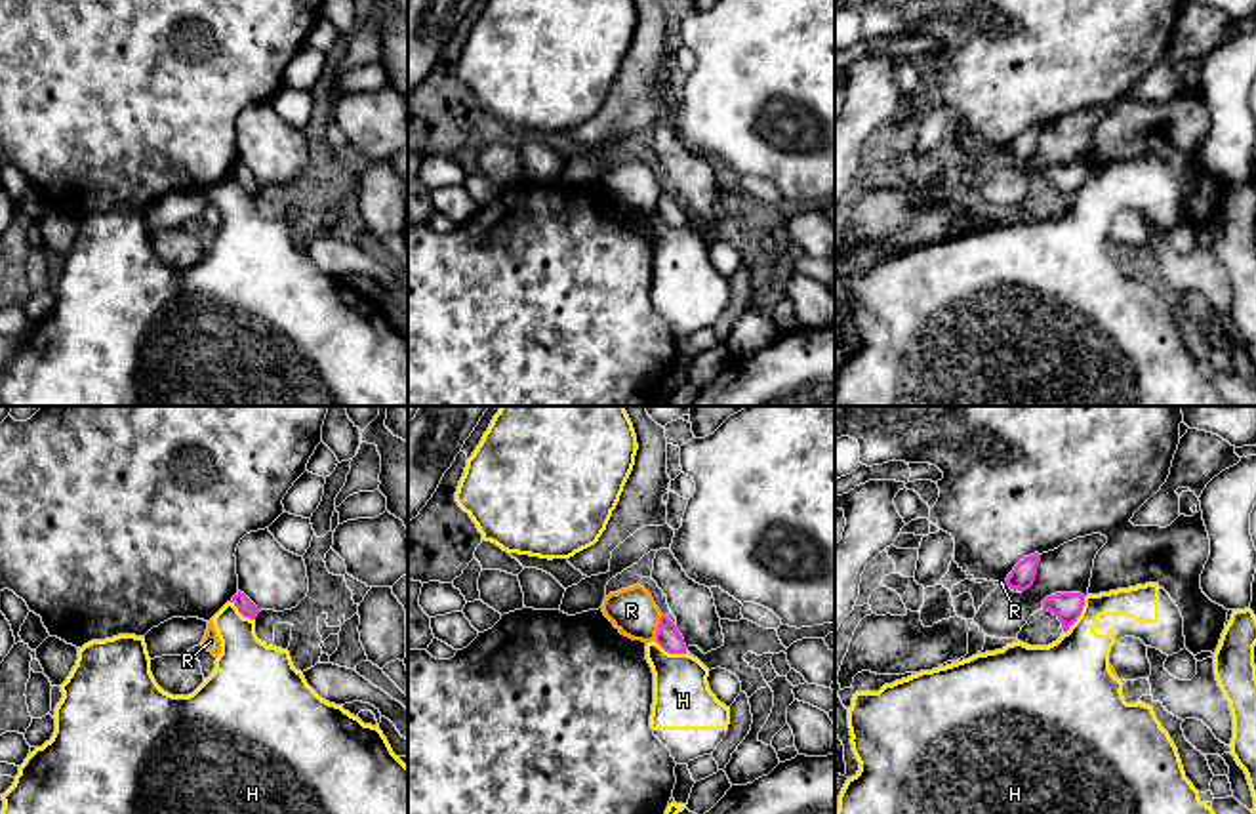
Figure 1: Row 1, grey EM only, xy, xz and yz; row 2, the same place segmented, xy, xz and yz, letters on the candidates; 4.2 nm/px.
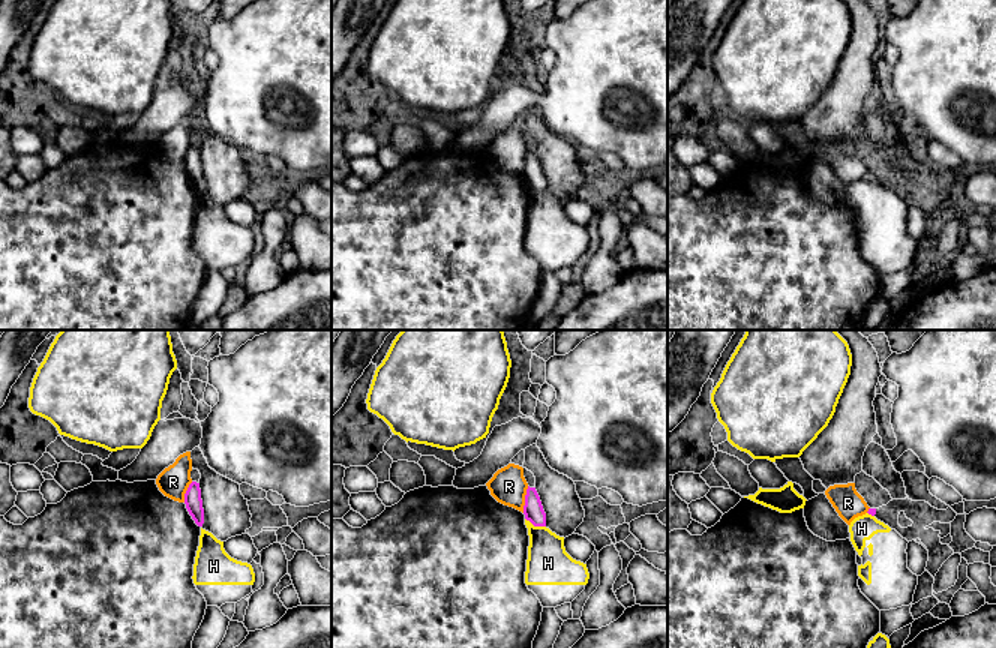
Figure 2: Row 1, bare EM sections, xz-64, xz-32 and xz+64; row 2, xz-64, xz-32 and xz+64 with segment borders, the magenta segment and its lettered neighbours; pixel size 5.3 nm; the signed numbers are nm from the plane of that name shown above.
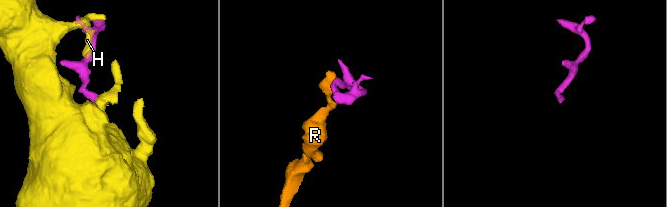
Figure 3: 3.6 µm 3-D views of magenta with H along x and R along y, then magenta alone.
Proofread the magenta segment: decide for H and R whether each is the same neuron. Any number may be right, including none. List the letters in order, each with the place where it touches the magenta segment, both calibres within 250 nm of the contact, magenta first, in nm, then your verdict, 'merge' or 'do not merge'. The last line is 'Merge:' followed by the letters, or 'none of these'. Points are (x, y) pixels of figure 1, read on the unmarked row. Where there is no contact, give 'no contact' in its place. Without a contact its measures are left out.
H: yz (1081, 183) | 120/280 nm | do not merge
R: xz (658, 201) | 100/200 nm | do not merge
Merge: none of these

